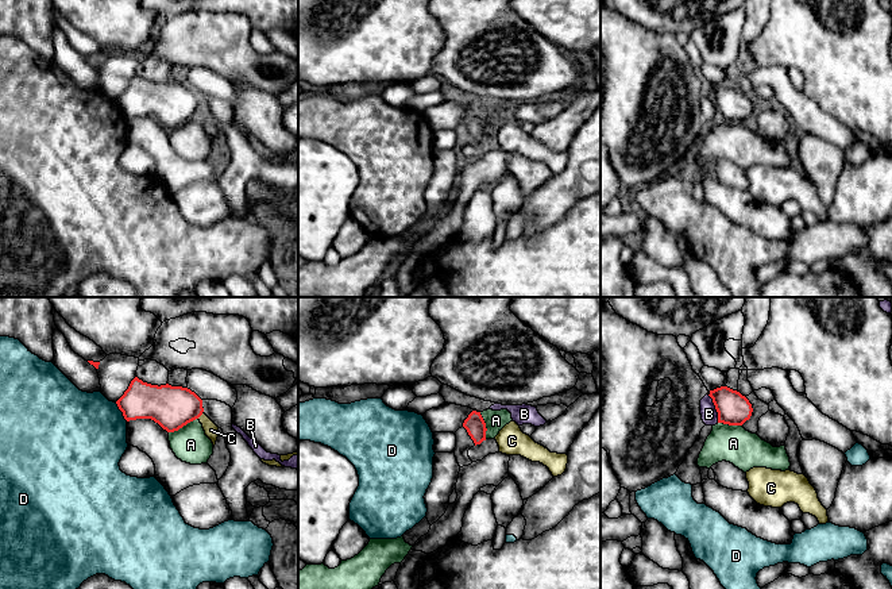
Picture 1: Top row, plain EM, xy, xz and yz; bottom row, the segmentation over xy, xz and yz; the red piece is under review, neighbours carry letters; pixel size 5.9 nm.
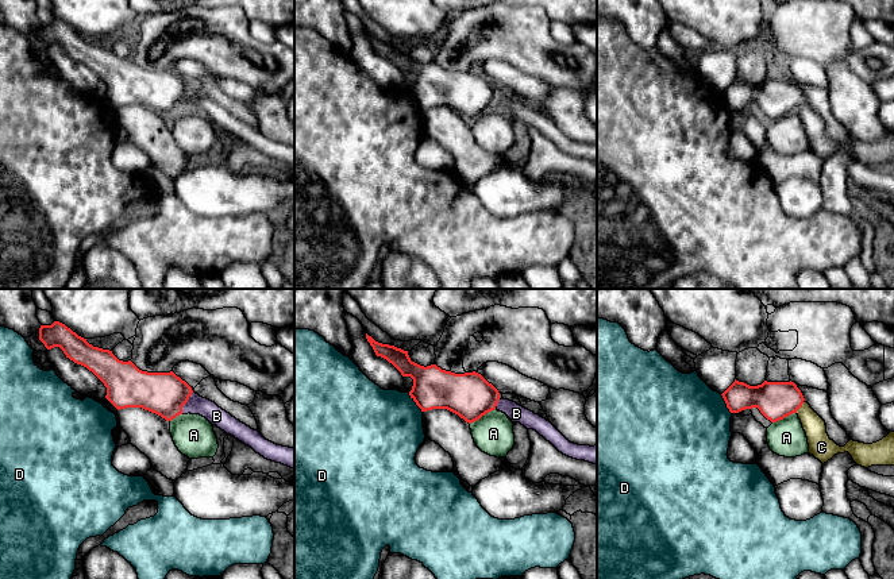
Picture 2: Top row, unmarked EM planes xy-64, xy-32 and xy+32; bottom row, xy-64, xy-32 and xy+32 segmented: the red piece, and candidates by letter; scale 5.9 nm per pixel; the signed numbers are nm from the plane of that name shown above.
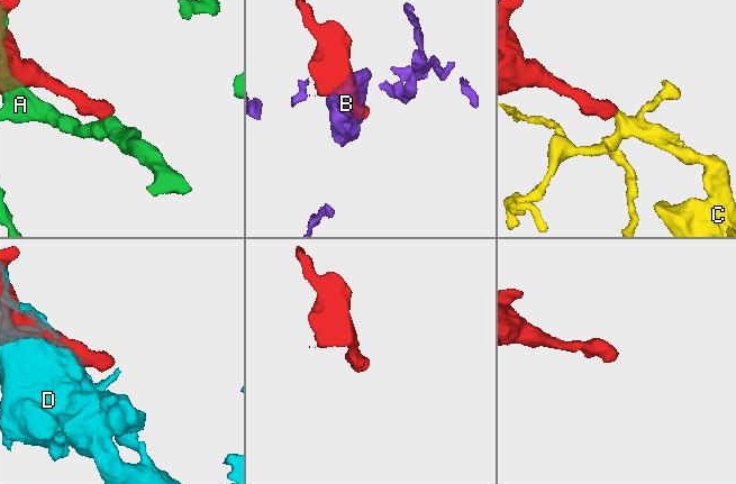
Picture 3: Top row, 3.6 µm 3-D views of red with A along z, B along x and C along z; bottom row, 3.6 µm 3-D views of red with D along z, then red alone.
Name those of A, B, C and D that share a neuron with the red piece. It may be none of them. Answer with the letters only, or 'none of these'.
C

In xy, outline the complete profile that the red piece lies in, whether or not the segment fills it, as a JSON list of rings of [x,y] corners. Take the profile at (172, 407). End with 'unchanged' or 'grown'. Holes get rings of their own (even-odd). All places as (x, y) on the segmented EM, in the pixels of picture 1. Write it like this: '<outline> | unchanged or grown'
[[[135,377],[116,401],[127,421],[151,419],[167,432],[174,432],[198,419],[213,447],[219,427],[204,413],[202,400],[182,386],[151,385]]] | grown

